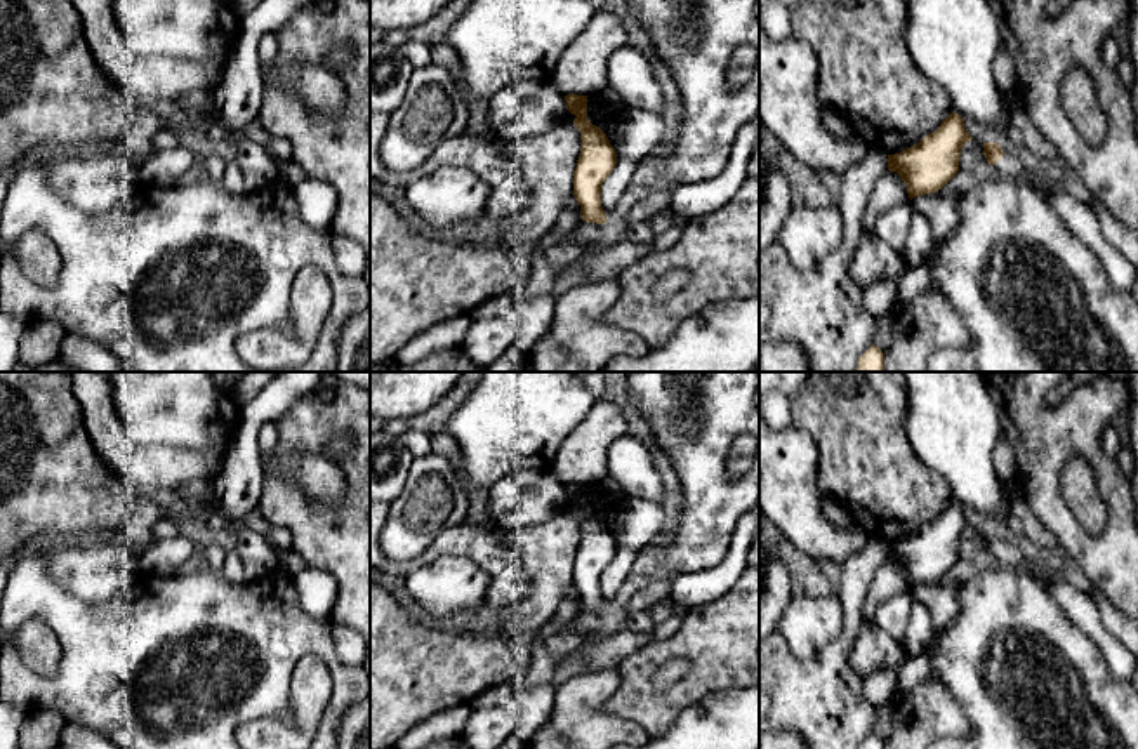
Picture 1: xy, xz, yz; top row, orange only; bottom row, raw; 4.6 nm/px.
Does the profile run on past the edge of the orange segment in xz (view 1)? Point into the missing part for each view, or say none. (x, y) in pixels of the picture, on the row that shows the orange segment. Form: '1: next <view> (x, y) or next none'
1: next none

